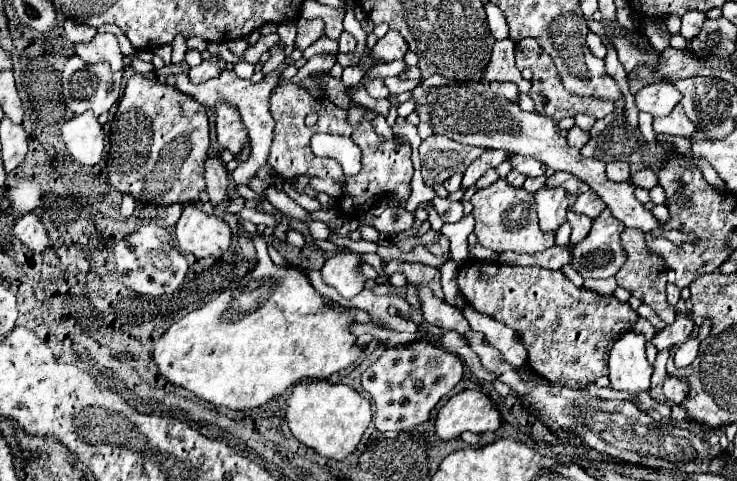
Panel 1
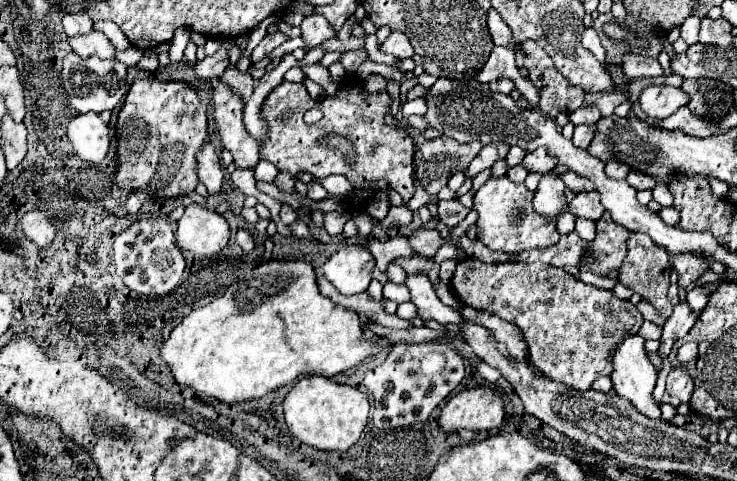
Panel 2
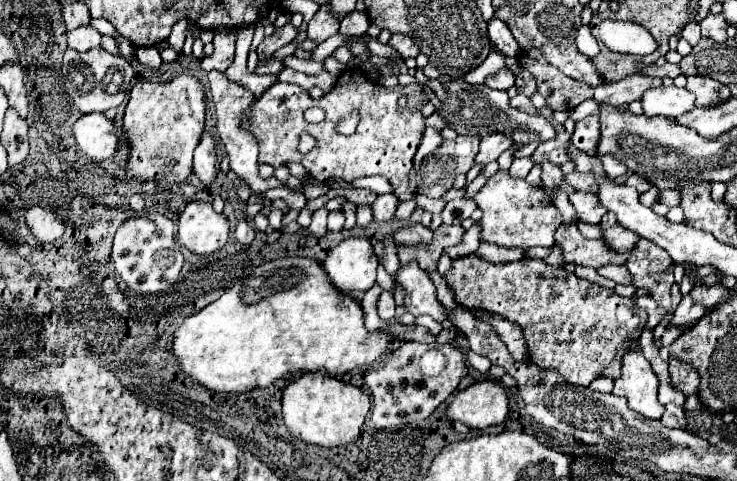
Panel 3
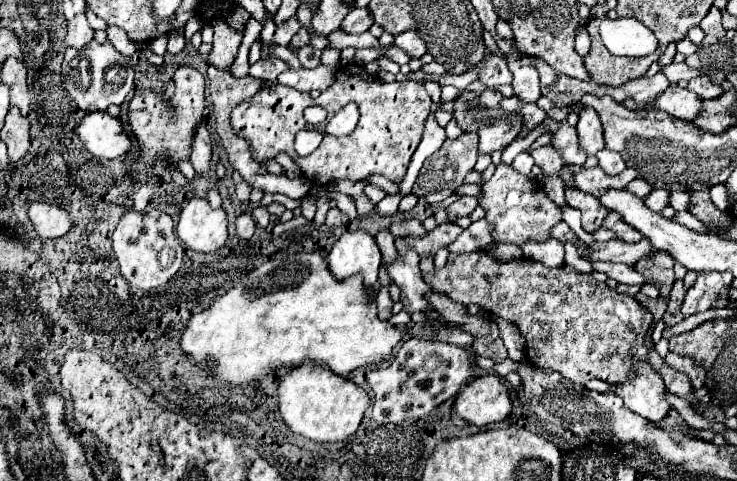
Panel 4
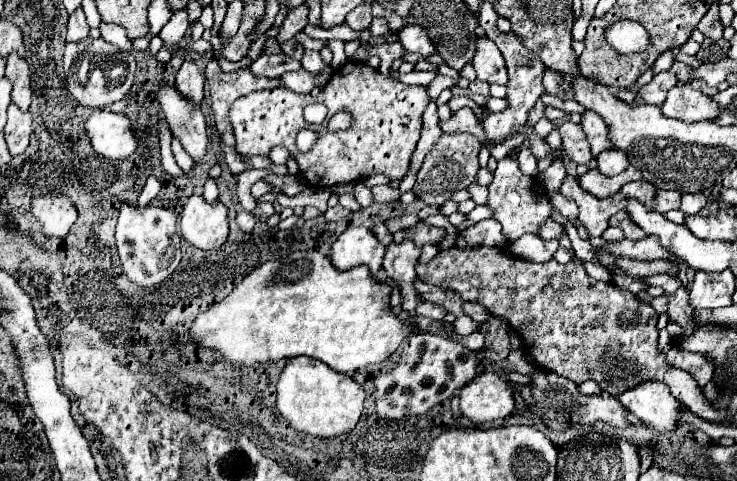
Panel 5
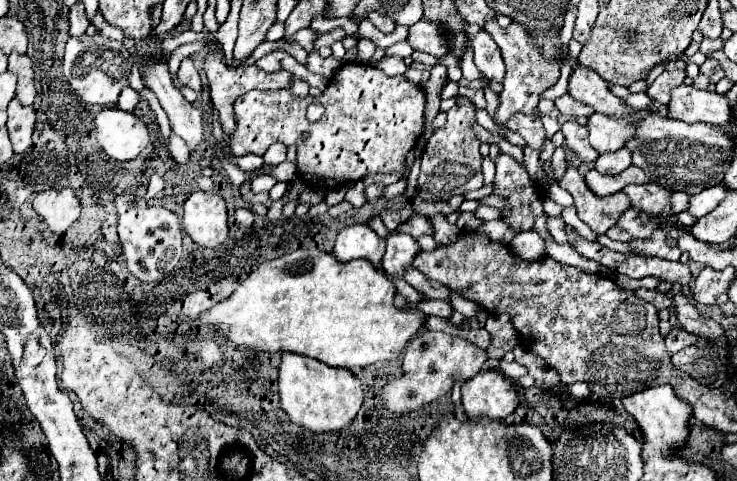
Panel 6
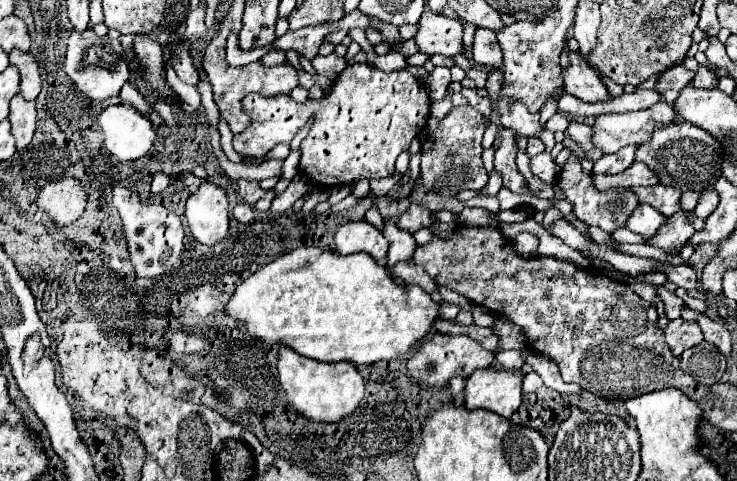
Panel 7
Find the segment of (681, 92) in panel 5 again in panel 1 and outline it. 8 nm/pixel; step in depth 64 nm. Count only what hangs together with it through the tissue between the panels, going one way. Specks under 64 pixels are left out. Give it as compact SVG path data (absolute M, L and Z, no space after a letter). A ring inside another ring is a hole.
M650 84L636 92L634 102L640 112L648 112L652 116L670 114L672 108L680 102L680 92L672 84Z

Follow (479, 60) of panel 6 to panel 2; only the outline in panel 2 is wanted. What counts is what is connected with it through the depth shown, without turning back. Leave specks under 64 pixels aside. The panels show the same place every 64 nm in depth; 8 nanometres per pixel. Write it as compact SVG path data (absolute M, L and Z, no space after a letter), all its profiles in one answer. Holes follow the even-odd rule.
M500 78L500 80L490 82L490 90L500 92L500 94L510 94L514 90L514 82L508 80L508 78Z

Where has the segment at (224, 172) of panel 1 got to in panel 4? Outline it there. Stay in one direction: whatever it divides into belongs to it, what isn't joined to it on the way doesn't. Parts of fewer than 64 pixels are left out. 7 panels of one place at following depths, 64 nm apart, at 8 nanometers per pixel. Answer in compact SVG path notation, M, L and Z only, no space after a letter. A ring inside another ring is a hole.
M200 126L200 130L196 132L196 144L192 146L192 158L190 158L196 174L206 176L210 170L210 160L212 160L212 138L206 126Z

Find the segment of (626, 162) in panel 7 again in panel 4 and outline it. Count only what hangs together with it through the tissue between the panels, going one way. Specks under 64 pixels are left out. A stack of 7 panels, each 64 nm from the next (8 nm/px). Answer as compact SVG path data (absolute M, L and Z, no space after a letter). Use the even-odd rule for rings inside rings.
M600 150L600 152L596 154L596 158L598 158L598 162L600 162L600 168L602 168L606 174L610 174L610 176L620 174L620 172L626 168L624 160L622 160L620 154L616 154L616 152Z

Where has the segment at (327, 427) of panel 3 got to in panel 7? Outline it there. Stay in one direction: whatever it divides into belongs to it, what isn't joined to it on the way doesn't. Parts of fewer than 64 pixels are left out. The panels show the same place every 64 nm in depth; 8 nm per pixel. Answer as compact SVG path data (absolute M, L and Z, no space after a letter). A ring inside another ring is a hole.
M280 348L278 352L278 380L282 390L286 392L288 404L296 410L296 414L320 422L320 424L336 424L350 416L364 398L364 382L358 370L348 362L318 362L312 358L304 358L294 350Z

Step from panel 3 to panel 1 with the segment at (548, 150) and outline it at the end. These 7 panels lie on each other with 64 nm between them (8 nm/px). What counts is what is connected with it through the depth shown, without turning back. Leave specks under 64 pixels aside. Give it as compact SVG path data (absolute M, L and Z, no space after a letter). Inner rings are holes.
M508 156L510 164L514 170L526 174L526 176L544 176L546 166L534 158L524 158L524 156Z

